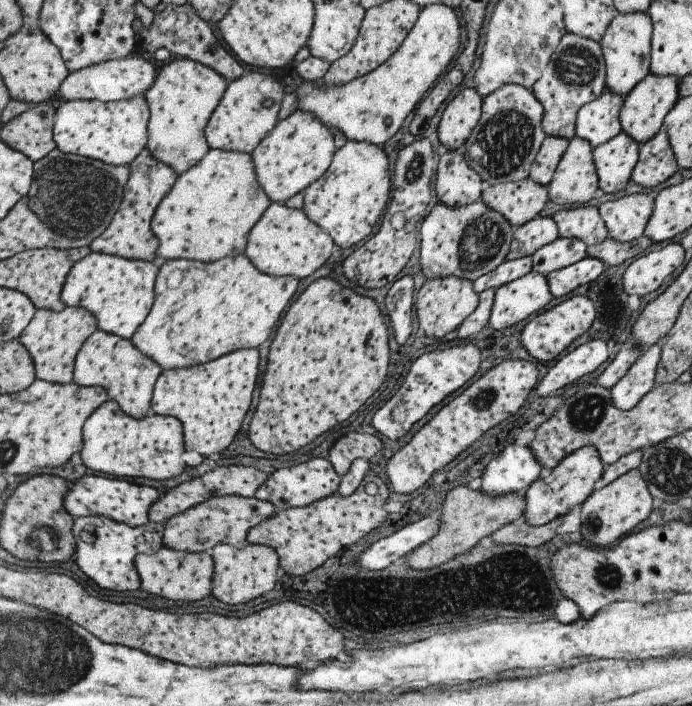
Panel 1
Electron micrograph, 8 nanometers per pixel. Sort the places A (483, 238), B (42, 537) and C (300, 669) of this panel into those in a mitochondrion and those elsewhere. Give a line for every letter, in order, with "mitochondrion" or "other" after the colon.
A: mitochondrion
B: mitochondrion
C: other

